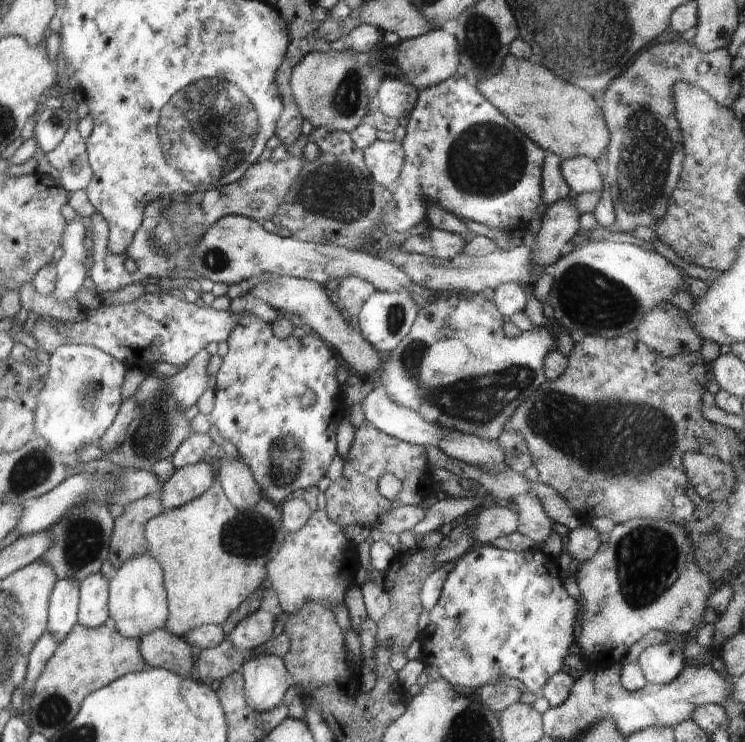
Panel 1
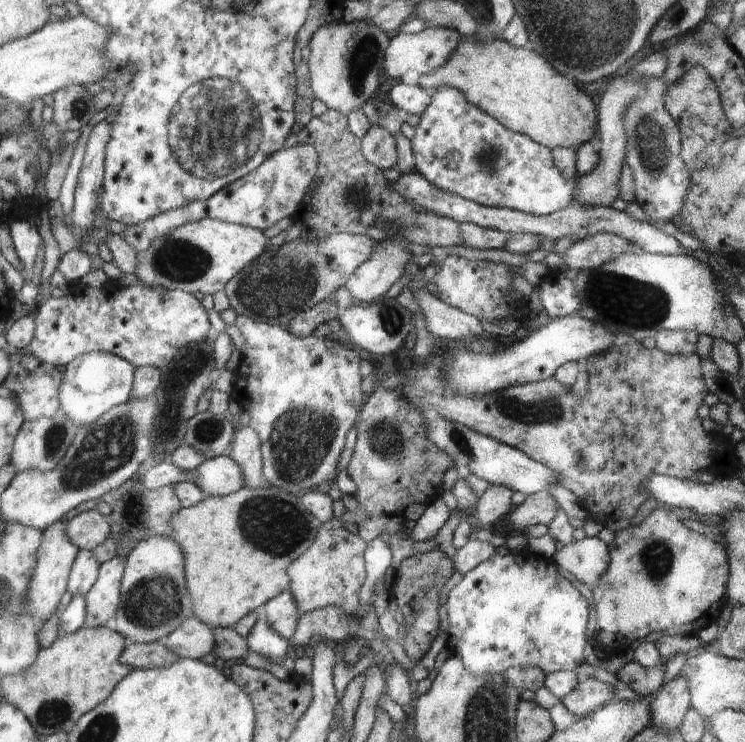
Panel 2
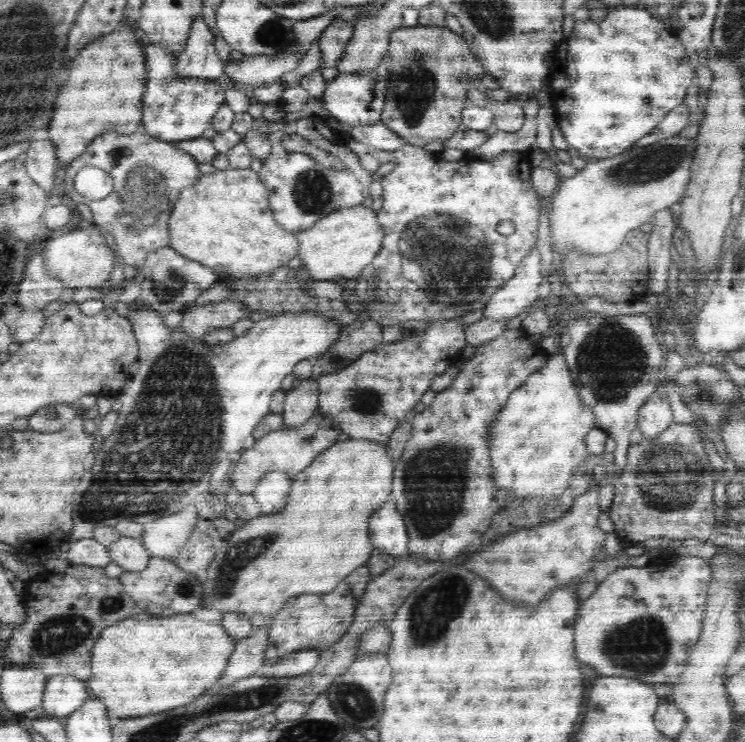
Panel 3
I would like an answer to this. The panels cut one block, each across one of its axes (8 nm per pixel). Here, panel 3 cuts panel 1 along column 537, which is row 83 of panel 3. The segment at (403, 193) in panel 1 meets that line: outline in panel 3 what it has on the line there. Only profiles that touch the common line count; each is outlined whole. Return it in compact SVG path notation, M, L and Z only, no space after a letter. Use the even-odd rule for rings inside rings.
M144 35L143 40L144 55L146 55L146 92L142 98L142 131L149 136L162 141L182 141L183 139L194 139L202 137L204 132L211 128L211 122L219 107L225 102L225 89L216 79L200 79L198 77L180 77L177 75L177 54L168 47L165 50L160 45L154 45L147 41Z

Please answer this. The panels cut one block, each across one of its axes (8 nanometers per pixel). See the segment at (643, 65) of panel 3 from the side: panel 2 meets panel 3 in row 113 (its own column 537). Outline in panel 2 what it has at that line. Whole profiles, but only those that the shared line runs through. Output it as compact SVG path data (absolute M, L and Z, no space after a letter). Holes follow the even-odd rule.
M528 548L517 553L500 556L492 554L486 562L463 574L448 594L447 646L458 654L470 674L501 674L514 666L532 666L544 674L560 670L573 671L584 662L591 642L590 632L594 623L592 608L568 579L560 575L552 559L542 558Z

